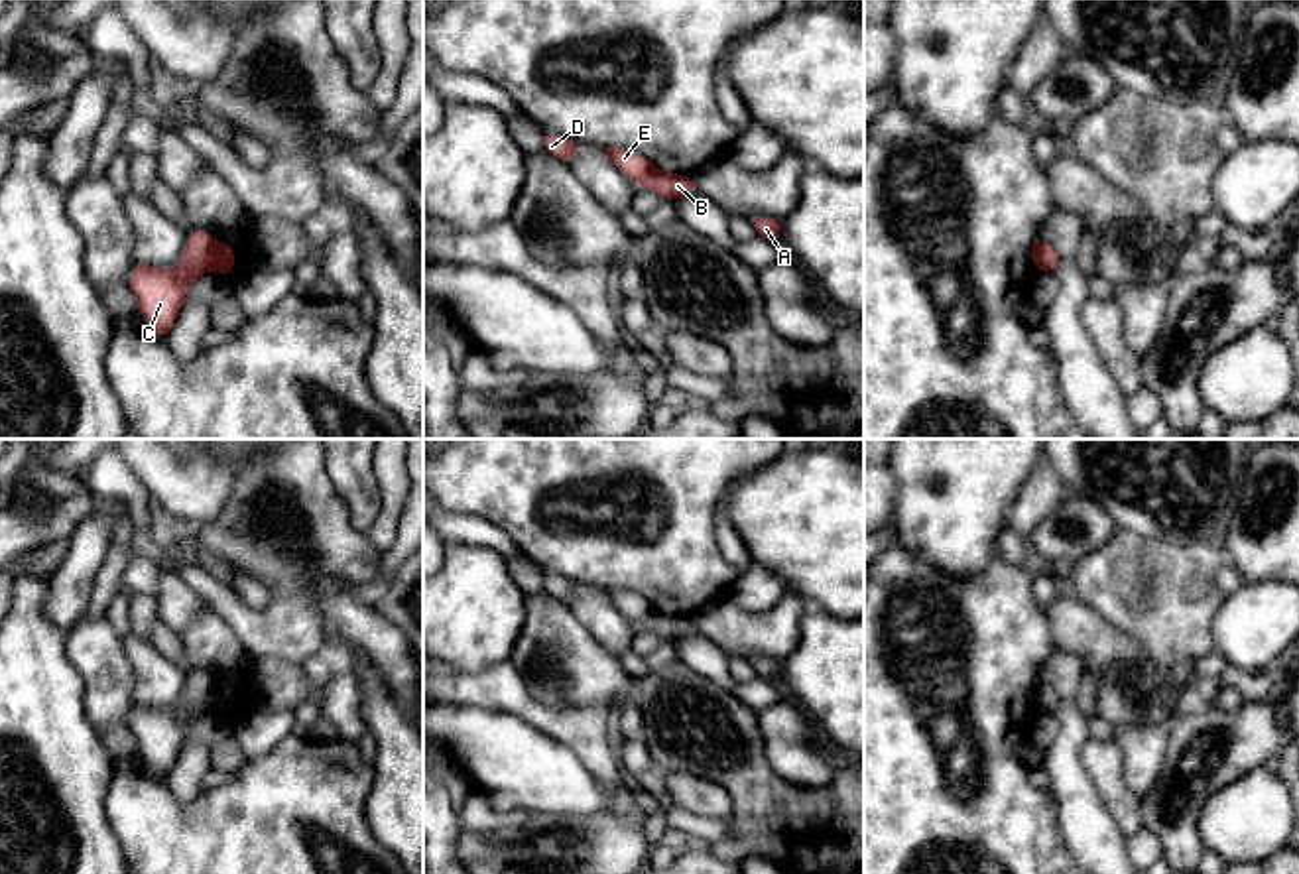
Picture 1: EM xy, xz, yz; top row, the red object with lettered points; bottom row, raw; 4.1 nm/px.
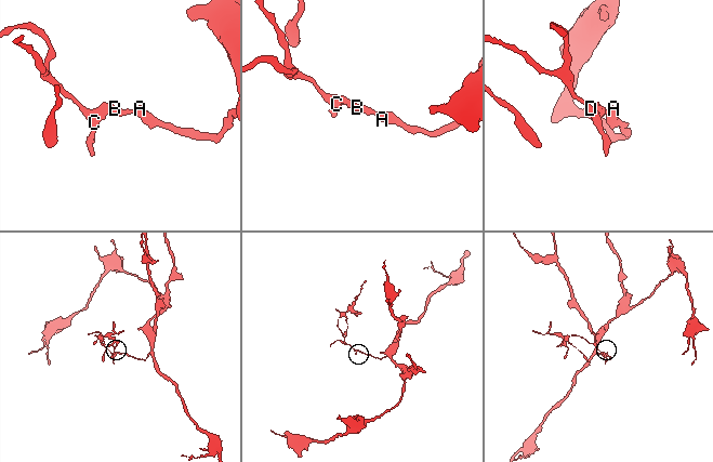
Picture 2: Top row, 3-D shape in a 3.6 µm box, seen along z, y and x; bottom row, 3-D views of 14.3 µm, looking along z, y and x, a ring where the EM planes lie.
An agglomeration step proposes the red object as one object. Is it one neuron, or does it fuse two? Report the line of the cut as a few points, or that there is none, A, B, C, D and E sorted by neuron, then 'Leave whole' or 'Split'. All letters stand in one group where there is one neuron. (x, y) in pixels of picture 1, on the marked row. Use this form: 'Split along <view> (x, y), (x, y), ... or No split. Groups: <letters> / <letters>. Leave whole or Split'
Split along xy (217, 243), (207, 254), (207, 268). Groups: A B / C D E. Split

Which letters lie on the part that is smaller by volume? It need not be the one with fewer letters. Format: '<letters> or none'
C, D, E

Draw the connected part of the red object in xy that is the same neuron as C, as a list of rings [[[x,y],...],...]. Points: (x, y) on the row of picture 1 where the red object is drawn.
[[[195,228],[185,236],[183,262],[161,270],[136,262],[128,274],[128,289],[134,293],[140,317],[148,333],[163,339],[173,327],[191,283],[209,270],[207,254],[216,244],[207,230]]]

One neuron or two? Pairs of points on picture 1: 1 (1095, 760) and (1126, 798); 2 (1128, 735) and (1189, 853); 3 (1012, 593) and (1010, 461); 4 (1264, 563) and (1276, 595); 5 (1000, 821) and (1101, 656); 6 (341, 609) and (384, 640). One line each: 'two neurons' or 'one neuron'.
1: one neuron
2: two neurons
3: two neurons
4: two neurons
5: two neurons
6: one neuron

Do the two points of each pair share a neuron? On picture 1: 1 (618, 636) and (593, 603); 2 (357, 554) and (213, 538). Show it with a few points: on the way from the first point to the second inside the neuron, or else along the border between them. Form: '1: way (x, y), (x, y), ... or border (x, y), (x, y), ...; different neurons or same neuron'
1: way (611, 628), (595, 611); same neuron
2: way (321, 567), (306, 573), (286, 554), (248, 538); same neuron

